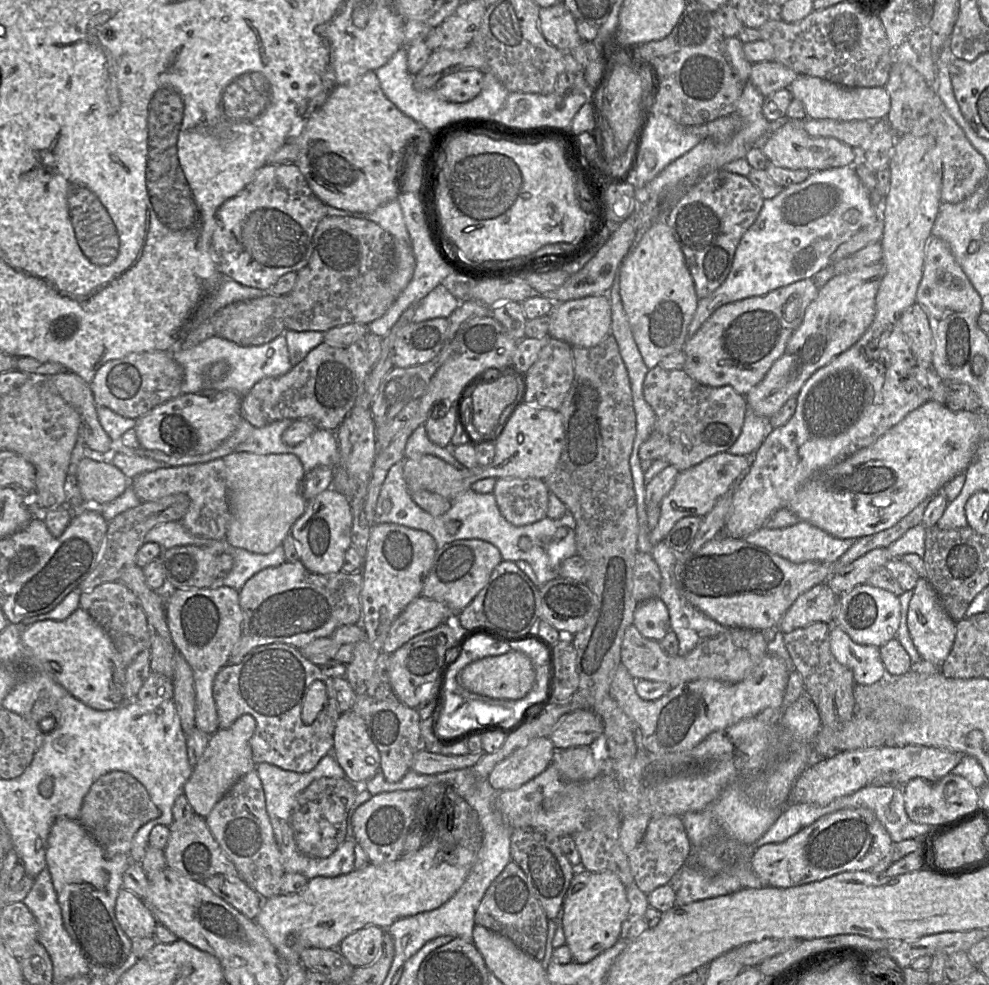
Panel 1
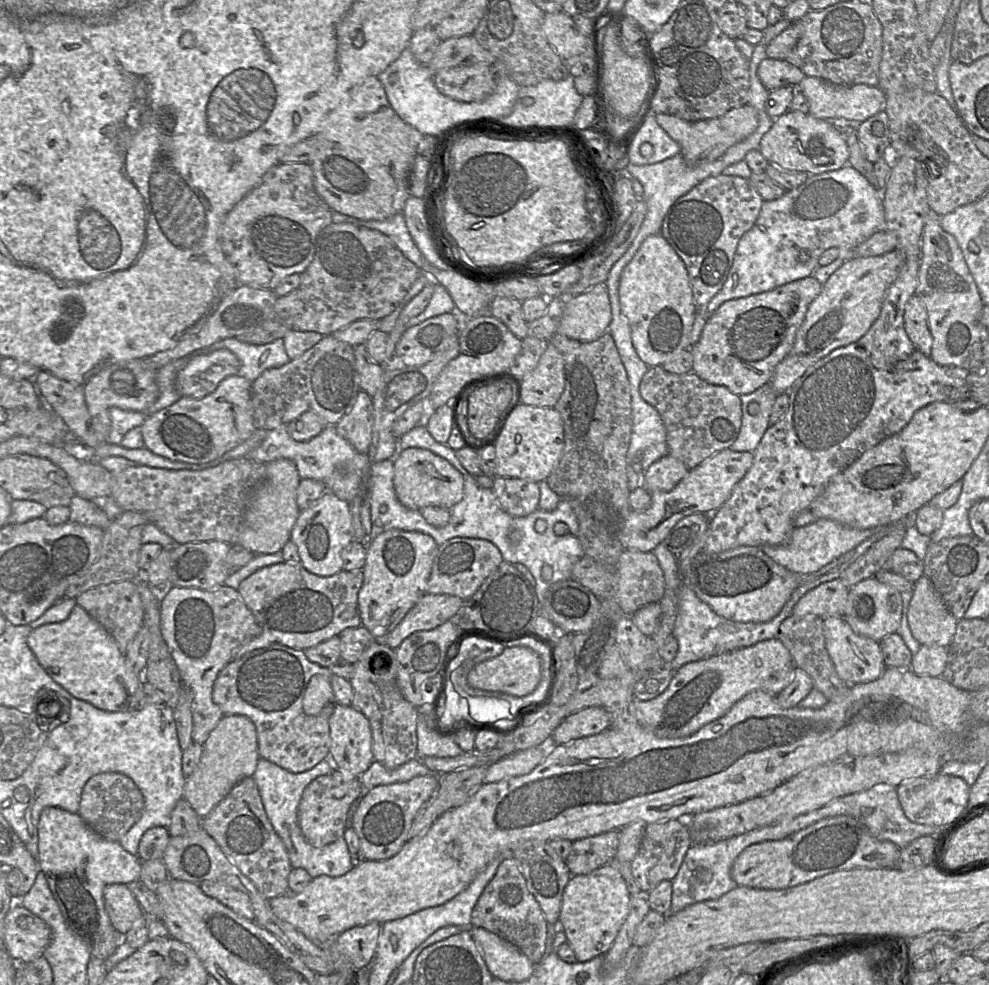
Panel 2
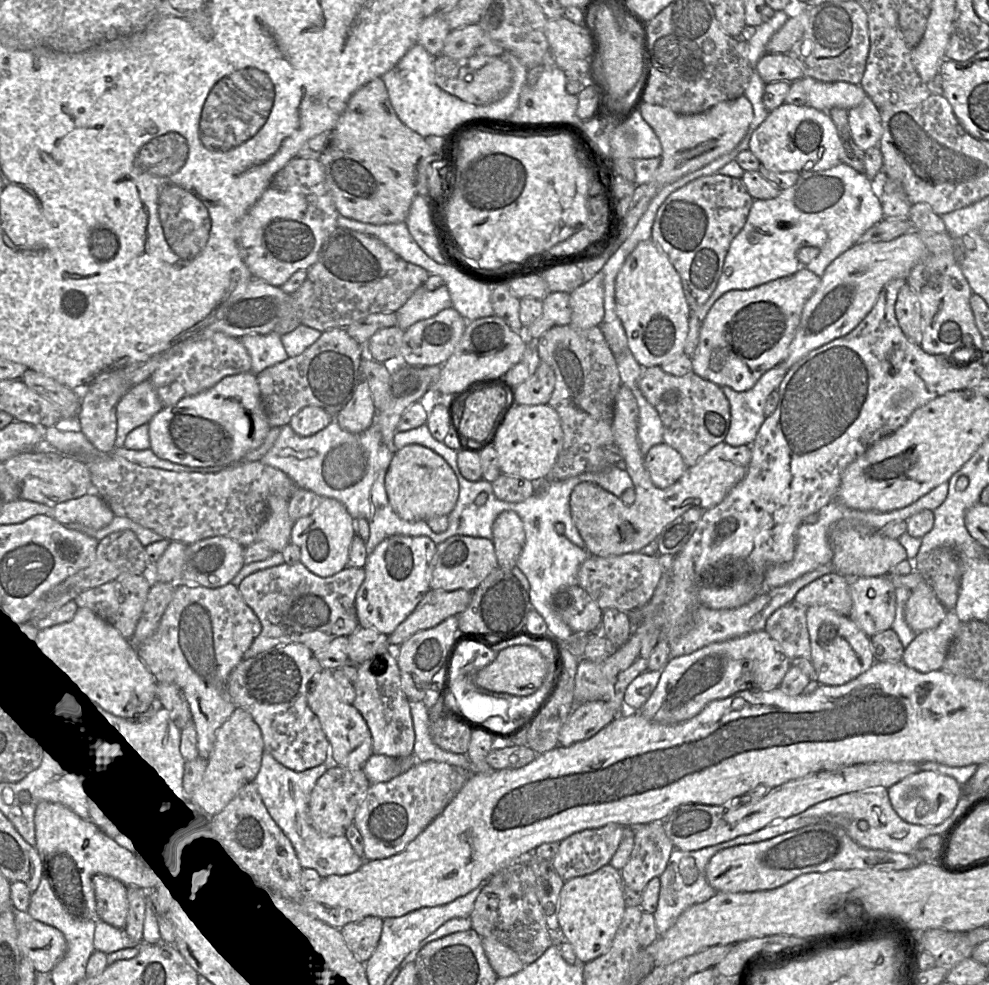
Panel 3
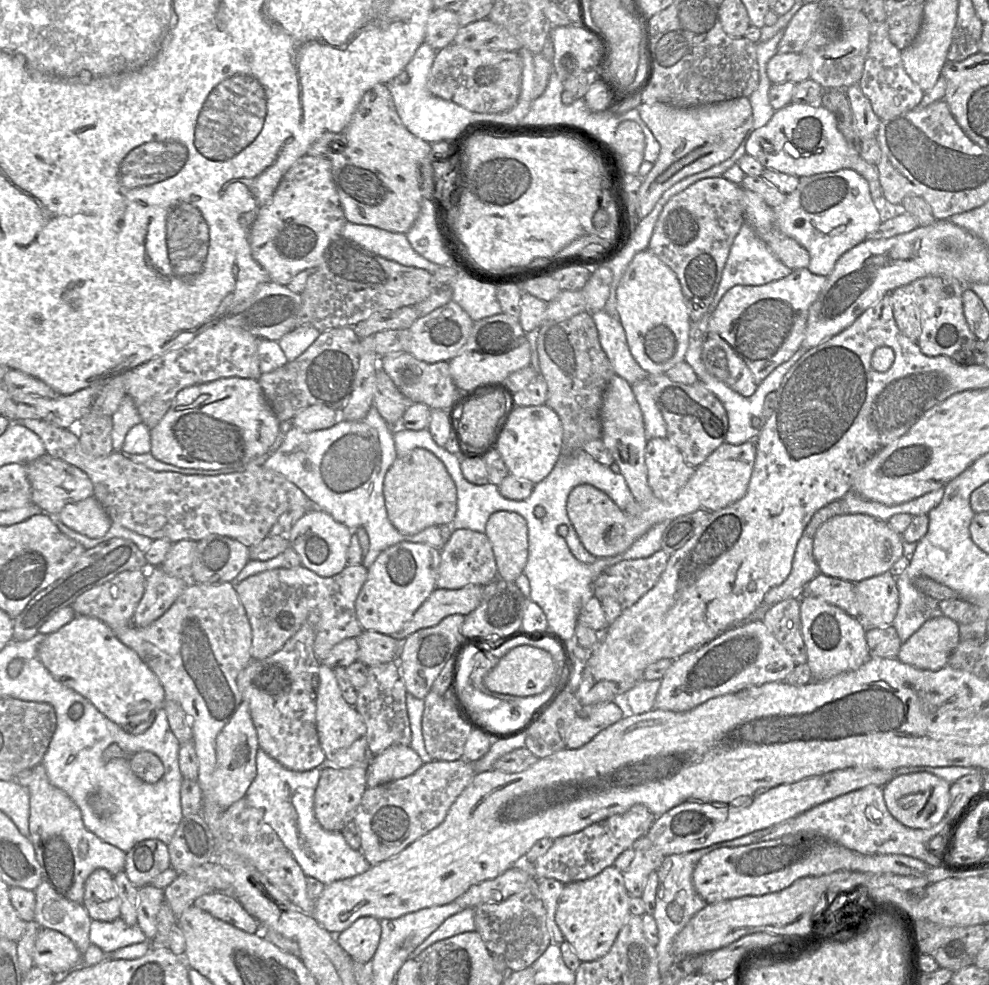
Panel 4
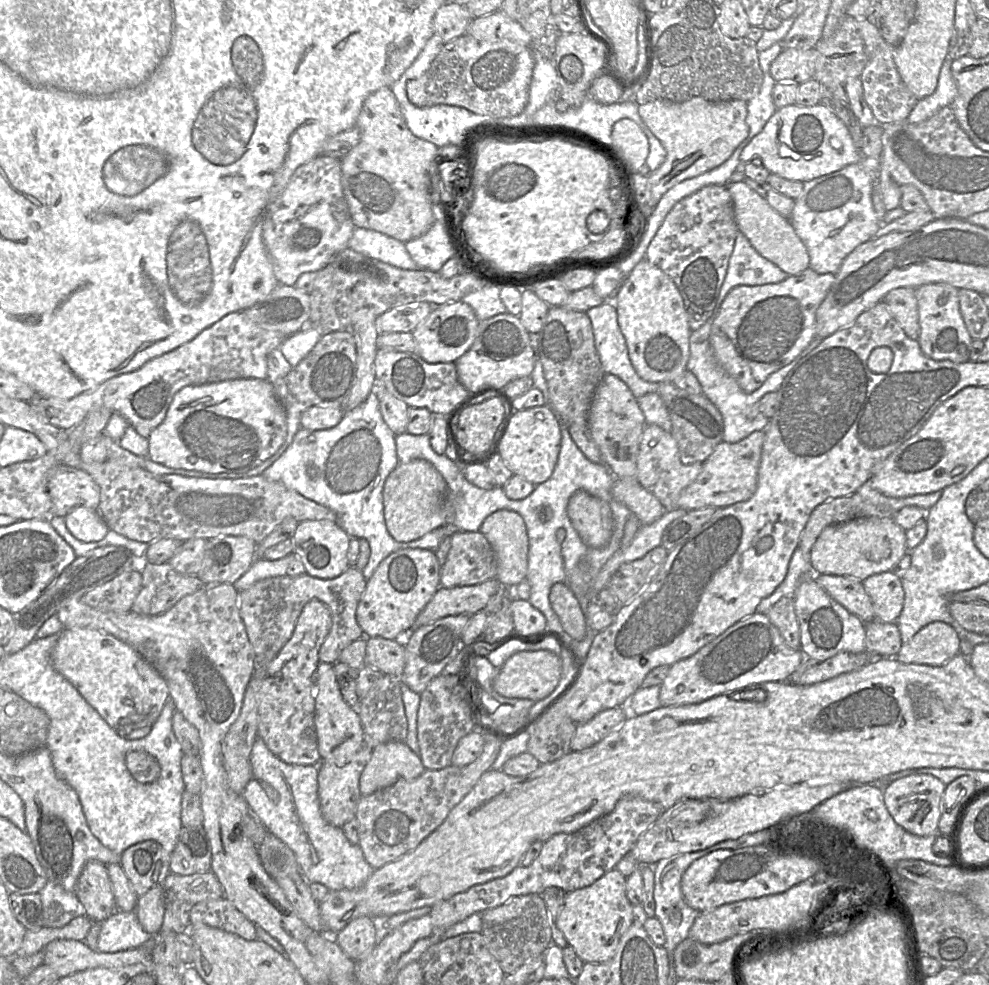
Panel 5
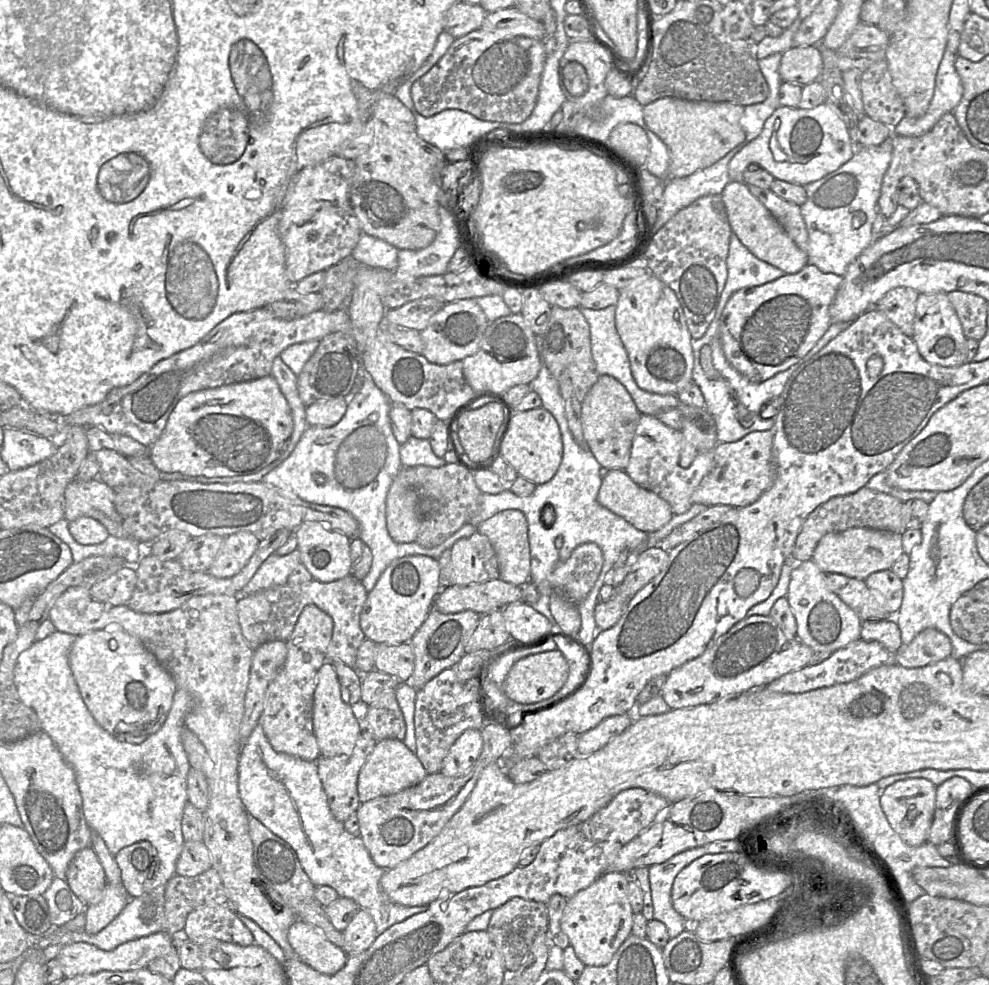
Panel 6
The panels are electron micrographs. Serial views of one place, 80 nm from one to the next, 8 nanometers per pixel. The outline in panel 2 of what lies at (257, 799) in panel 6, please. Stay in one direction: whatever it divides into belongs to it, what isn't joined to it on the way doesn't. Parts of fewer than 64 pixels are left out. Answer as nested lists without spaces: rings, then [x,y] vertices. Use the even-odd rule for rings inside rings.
[[[260,758],[253,774],[267,817],[286,847],[292,868],[305,869],[312,879],[321,875],[339,877],[355,867],[344,837],[331,844],[314,847],[302,834],[298,822],[298,806],[306,787],[316,778],[332,772],[333,768],[326,759],[308,771],[292,773]]]

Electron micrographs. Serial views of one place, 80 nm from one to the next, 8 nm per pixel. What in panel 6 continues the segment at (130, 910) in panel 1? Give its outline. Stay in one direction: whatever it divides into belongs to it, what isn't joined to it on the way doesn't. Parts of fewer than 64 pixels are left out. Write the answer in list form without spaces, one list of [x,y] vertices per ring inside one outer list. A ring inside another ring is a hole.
[[[92,847],[83,848],[74,855],[64,879],[71,891],[86,905],[97,904],[107,885],[105,871]]]

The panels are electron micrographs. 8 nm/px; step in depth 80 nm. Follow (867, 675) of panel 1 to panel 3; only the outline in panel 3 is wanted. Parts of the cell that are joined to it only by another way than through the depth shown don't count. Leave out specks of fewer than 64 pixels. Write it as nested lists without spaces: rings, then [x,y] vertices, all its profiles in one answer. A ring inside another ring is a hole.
[[[825,606],[806,609],[807,628],[811,657],[817,681],[824,685],[842,685],[866,672],[875,662],[870,637],[848,616],[841,615]]]

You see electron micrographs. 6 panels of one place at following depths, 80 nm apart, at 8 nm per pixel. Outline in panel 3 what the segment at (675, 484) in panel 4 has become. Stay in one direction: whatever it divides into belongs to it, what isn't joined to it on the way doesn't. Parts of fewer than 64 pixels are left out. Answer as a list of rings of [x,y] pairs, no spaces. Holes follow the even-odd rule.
[[[665,442],[649,449],[644,465],[652,483],[660,489],[673,485],[688,469],[681,455]]]

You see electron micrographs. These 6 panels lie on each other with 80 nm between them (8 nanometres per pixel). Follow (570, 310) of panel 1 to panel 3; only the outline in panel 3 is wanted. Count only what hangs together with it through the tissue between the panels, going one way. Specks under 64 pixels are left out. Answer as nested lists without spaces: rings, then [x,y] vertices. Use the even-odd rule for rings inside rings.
[[[599,271],[570,294],[570,325],[579,329],[598,326],[604,318],[604,274]]]

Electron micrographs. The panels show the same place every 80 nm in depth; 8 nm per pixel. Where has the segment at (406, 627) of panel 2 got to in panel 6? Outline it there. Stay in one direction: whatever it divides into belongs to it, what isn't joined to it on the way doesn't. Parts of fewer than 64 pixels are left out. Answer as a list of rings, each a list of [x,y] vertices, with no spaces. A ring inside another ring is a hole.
[[[497,578],[478,584],[443,587],[433,605],[442,614],[470,610],[483,615],[518,601],[522,601],[521,588]]]

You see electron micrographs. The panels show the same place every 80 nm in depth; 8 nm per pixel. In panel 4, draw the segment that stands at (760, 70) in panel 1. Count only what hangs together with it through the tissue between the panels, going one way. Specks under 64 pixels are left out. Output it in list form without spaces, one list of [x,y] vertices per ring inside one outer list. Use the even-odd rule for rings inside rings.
[[[776,53],[767,63],[766,73],[773,84],[785,81],[797,84],[810,78],[810,63],[802,53]]]

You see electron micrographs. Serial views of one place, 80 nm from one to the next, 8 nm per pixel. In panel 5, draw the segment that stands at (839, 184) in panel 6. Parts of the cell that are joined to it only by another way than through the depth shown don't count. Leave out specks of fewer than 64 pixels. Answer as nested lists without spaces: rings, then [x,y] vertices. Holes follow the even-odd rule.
[[[862,157],[860,161],[841,170],[803,182],[803,191],[795,199],[789,218],[795,233],[805,245],[809,254],[809,267],[819,274],[836,274],[844,259],[859,245],[876,237],[882,225],[875,213],[872,192],[878,184],[880,158]]]

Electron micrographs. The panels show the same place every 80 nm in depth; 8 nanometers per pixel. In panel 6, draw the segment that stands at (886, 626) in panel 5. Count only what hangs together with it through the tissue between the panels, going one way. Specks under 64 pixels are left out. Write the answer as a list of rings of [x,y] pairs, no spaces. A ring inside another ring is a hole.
[[[894,617],[885,620],[862,621],[860,637],[865,641],[877,641],[892,654],[902,647],[901,631]]]

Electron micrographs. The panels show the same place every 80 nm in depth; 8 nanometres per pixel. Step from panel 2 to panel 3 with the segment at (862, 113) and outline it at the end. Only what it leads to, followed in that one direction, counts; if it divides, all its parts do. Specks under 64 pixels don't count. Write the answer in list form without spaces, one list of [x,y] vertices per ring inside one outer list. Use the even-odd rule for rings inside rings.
[[[804,76],[804,87],[808,93],[808,105],[821,111],[834,107],[849,110],[859,105],[867,96],[860,85],[848,82],[822,82]]]

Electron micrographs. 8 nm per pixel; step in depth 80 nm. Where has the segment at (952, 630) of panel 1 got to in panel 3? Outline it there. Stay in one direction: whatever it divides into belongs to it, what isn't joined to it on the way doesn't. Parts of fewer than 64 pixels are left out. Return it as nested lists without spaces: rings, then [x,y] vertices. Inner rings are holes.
[[[925,580],[911,590],[904,607],[905,621],[915,634],[938,626],[946,613],[947,609]]]

